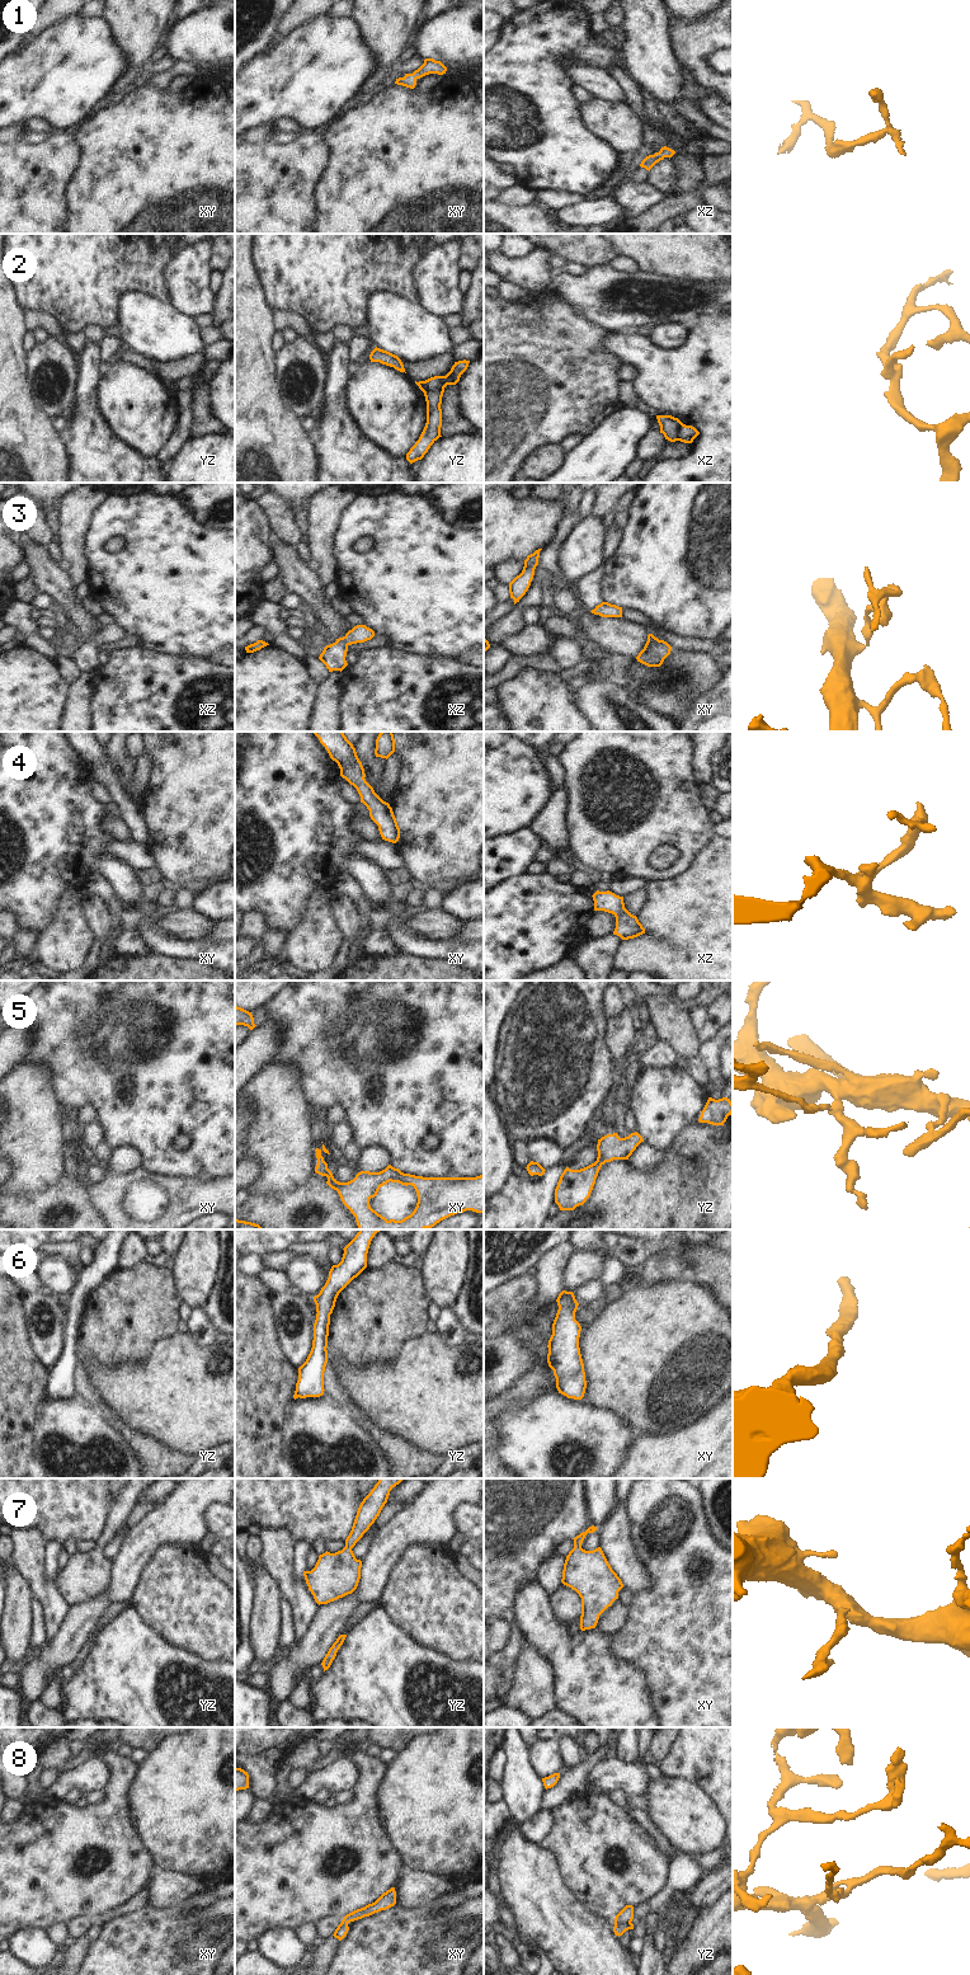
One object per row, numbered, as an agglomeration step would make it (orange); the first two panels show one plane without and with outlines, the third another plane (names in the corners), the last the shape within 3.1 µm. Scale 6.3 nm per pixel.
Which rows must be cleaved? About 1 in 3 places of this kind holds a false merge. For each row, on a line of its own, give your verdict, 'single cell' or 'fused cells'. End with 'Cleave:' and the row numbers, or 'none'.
1: single cell
2: fused cells
3: single cell
4: single cell
5: single cell
6: single cell
7: single cell
8: fused cells
Cleave: 2, 8

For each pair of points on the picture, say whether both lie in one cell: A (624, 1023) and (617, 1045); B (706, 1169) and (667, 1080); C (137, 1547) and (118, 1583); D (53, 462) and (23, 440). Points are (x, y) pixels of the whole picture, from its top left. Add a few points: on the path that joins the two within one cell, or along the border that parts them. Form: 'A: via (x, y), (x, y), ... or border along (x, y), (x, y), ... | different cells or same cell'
A: via (624, 1028), (618, 1040) | same cell
B: border along (697, 1120), (687, 1124), (668, 1147) | different cells
C: via (133, 1556), (125, 1574) | same cell
D: via (46, 462), (31, 447) | same cell

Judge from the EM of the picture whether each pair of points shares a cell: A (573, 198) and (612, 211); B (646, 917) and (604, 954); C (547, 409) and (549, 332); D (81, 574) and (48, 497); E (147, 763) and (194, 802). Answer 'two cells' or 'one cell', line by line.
A: two cells
B: two cells
C: one cell
D: two cells
E: two cells

